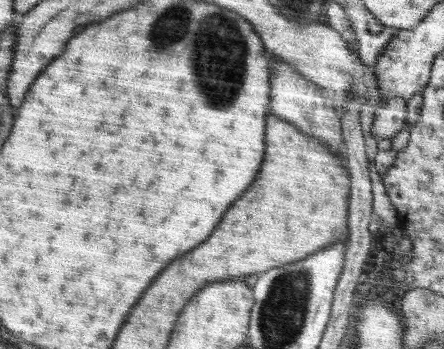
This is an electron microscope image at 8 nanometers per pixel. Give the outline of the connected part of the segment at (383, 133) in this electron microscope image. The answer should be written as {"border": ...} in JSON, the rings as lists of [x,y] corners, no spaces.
{"border":[[[392,97],[387,99],[375,113],[375,119],[372,123],[372,135],[377,141],[392,139],[408,126],[406,100]]]}

